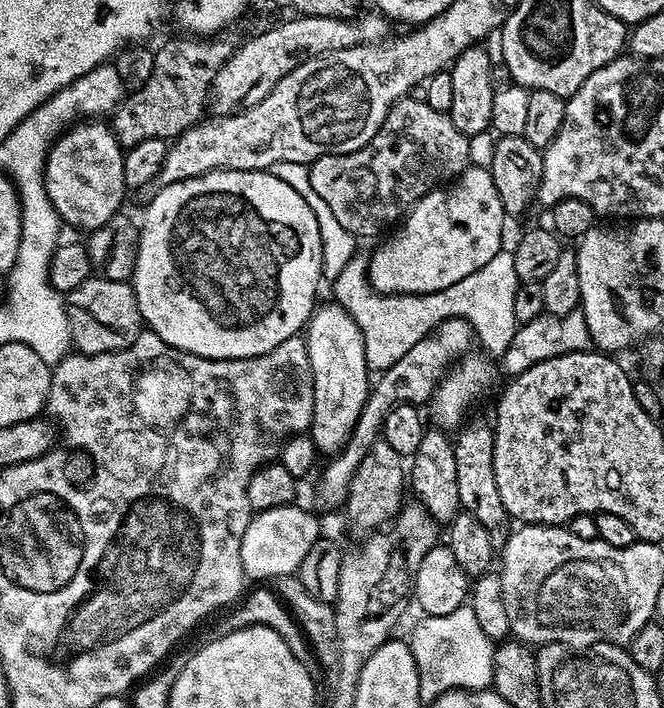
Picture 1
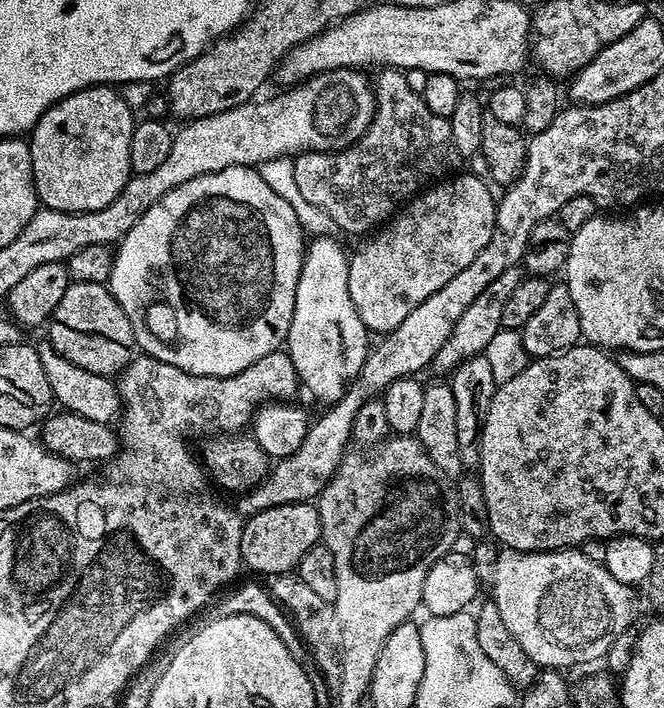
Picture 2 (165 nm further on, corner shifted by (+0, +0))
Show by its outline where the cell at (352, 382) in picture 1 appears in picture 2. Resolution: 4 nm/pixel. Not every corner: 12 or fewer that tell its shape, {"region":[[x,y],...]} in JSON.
{"region":[[307,245],[286,341],[328,406],[370,351],[350,302],[350,256]]}

